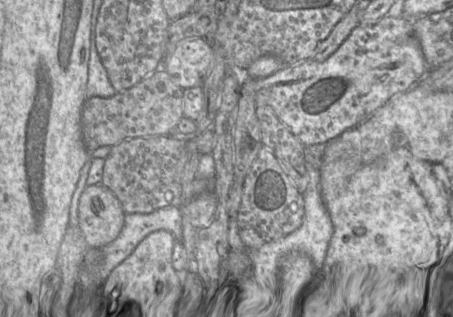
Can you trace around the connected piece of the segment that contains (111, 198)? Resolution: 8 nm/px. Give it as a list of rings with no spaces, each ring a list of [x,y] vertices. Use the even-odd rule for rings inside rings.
[[[101,183],[85,187],[78,204],[78,226],[89,248],[107,249],[119,236],[125,214],[116,196]]]

